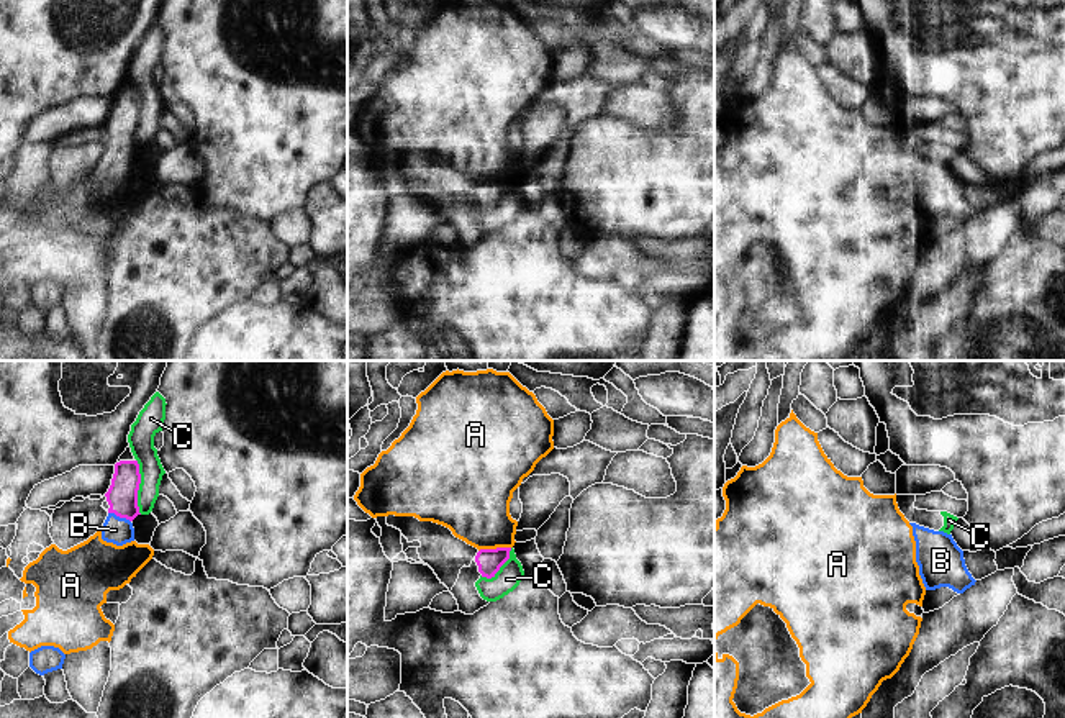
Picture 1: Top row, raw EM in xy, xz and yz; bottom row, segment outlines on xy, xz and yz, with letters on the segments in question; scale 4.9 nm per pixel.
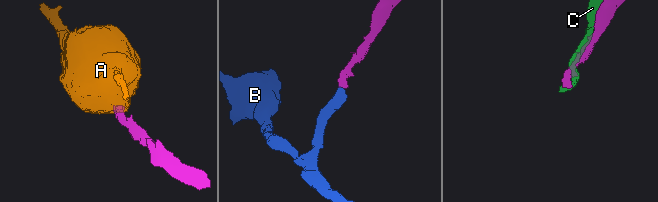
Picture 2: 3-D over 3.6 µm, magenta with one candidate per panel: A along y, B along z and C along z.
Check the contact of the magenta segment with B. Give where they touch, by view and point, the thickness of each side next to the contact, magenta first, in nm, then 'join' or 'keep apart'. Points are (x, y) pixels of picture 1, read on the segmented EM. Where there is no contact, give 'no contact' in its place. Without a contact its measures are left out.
meets magenta in xy at (120, 517); 150 nm thick on the magenta side, 130 nm on the other; join

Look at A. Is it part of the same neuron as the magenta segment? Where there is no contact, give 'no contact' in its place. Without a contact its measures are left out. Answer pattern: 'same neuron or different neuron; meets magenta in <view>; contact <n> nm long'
different neuron; meets magenta in xz; contact 160 nm long

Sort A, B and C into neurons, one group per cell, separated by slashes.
A / B / C

